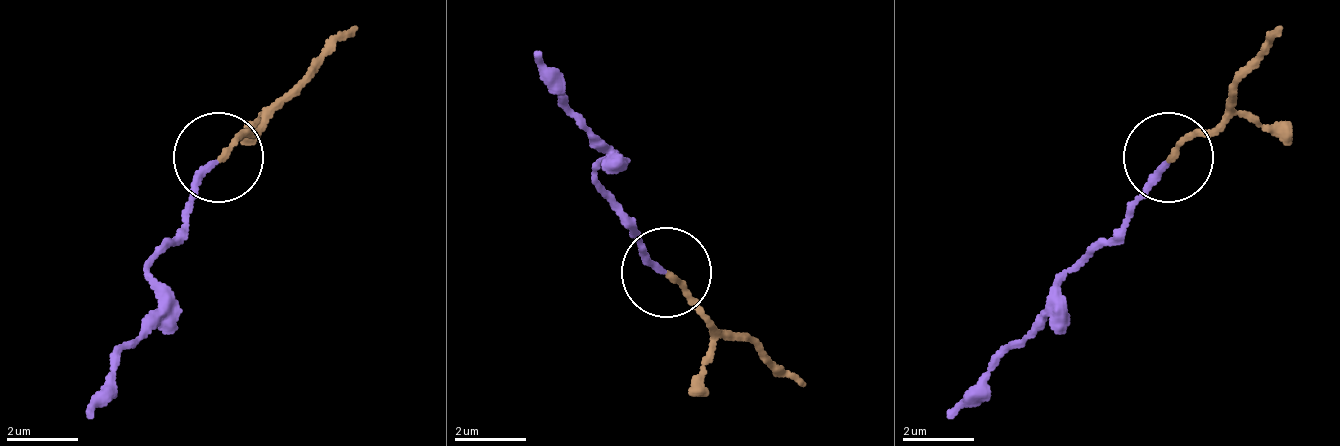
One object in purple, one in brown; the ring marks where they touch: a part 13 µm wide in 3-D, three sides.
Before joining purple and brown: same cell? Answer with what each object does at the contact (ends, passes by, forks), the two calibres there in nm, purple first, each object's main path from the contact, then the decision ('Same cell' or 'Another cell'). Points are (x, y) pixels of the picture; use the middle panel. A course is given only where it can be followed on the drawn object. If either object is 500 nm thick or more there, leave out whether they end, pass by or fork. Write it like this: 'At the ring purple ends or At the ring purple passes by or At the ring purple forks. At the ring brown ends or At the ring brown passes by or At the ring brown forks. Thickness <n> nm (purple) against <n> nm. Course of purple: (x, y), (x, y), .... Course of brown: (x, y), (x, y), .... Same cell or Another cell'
At the ring purple ends. At the ring brown ends. Thickness 190 nm (purple) against 170 nm. Course of purple: (668, 270), (596, 180), (605, 144), (533, 54). Course of brown: (668, 270), (704, 324), (758, 342), (803, 387). Same cell

